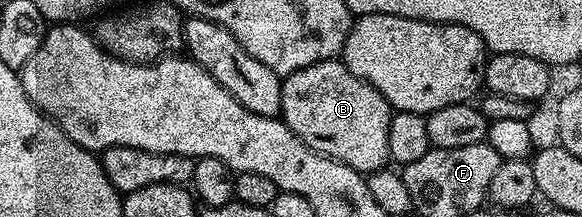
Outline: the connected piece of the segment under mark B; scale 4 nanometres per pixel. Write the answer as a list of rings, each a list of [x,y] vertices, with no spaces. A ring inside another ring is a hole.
[[[338,59],[308,65],[282,79],[281,120],[306,146],[363,173],[381,171],[390,159],[390,102],[372,85],[360,81]]]

